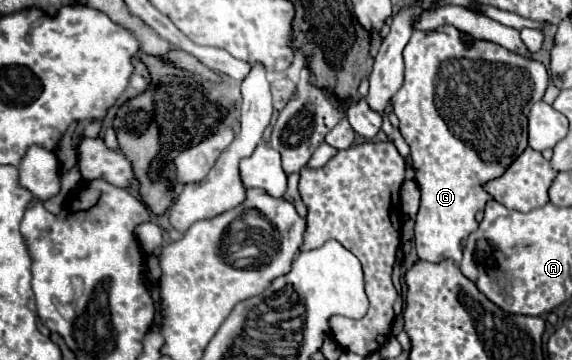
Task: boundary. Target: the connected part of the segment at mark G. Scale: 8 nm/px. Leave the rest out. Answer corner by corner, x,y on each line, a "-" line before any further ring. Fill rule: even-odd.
446,27
448,33
414,31
404,47
404,85
392,97
394,113
400,119
400,133
410,145
410,159
416,171
422,199
416,215
416,251
418,257
430,263
462,259
464,239
476,229
476,211
492,199
482,185
488,179
500,177
506,167
526,147
526,115
530,107
542,99
550,77
548,69
532,59
514,55
508,49
476,39
456,27

